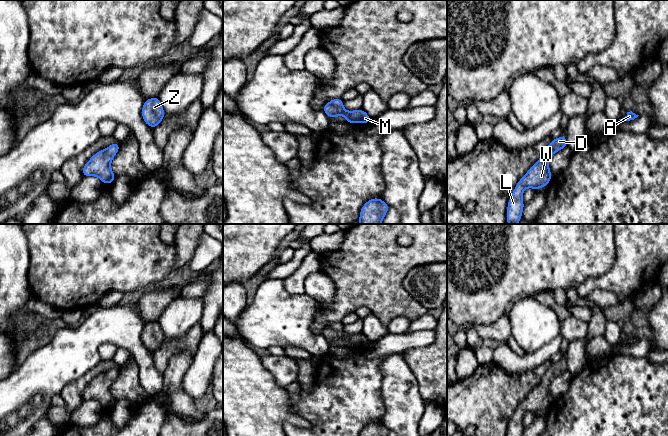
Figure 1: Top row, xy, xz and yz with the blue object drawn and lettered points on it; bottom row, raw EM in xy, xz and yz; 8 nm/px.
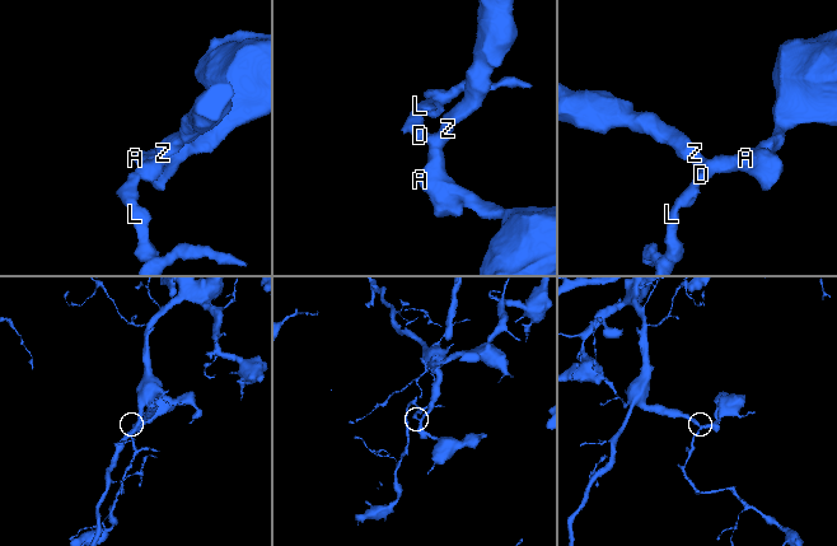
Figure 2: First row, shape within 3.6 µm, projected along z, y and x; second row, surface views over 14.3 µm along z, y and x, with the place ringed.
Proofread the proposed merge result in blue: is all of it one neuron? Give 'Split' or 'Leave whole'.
Leave whole

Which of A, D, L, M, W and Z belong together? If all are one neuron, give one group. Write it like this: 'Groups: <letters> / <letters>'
Groups: A D L M W Z

